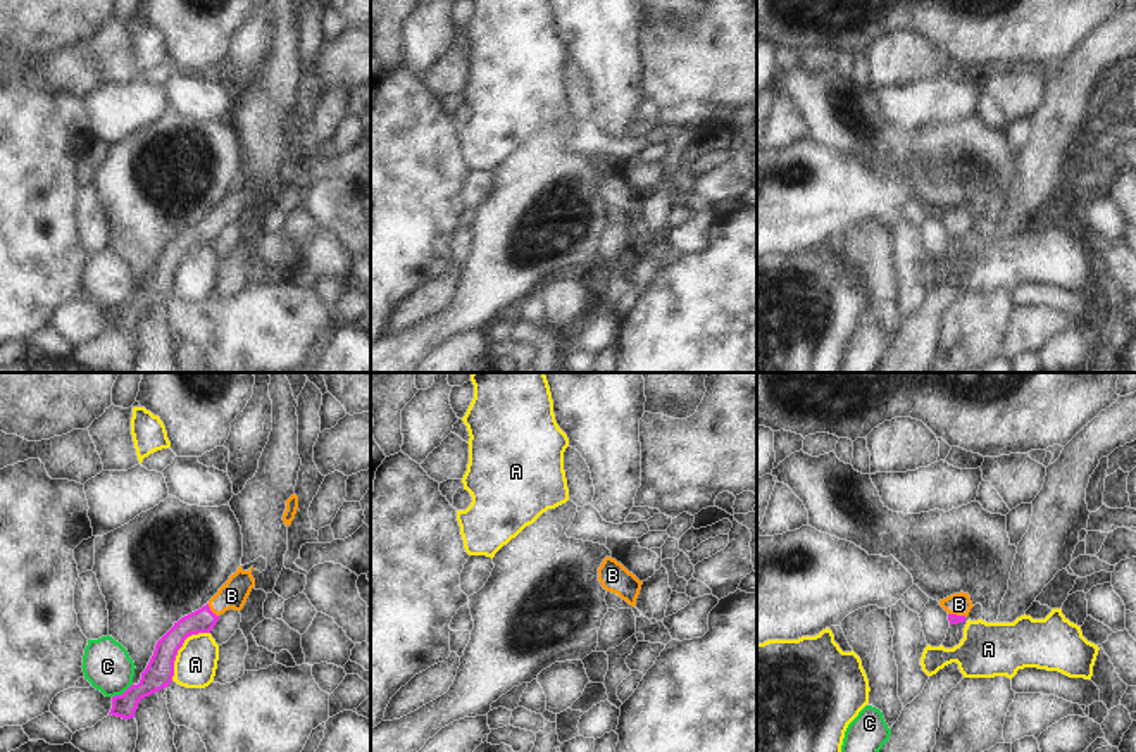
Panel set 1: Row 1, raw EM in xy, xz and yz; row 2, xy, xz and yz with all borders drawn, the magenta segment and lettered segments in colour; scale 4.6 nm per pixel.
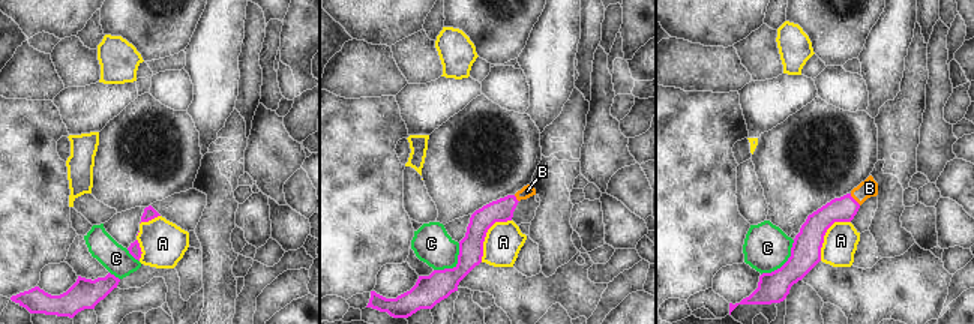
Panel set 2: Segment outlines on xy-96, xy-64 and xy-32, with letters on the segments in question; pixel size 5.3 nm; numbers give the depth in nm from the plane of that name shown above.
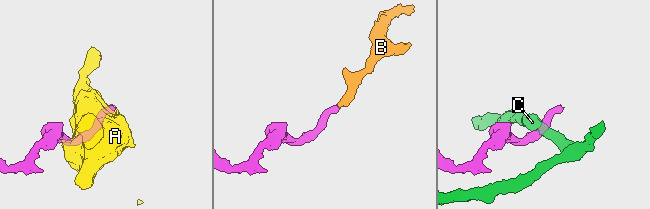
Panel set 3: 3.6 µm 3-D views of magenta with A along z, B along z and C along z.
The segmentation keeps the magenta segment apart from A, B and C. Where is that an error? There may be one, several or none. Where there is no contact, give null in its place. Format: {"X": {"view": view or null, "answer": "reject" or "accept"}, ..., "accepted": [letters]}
{"A": {"view": "xy", "answer": "reject"}, "B": {"view": "xy", "answer": "accept"}, "C": {"view": "xy", "answer": "reject"}, "accepted": ["B"]}

